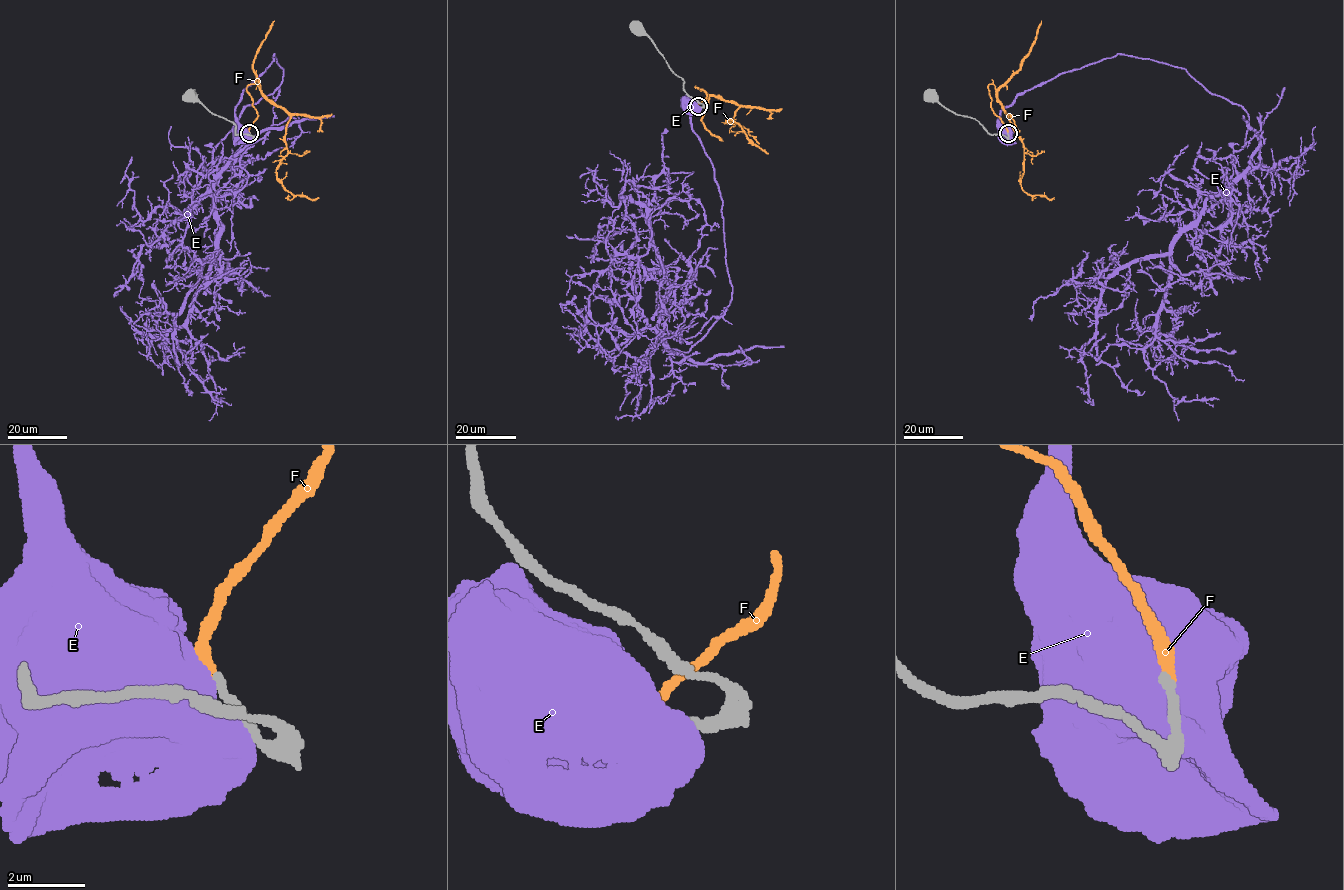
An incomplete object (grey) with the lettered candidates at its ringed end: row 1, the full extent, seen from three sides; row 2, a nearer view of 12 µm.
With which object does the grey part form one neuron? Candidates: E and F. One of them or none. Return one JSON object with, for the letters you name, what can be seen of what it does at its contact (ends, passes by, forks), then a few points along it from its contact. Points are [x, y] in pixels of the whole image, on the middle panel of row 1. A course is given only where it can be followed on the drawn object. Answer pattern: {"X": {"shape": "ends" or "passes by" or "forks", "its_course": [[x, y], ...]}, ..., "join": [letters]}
{"F": {"shape": "ends", "its_course": [[697, 107], [706, 94], [695, 86], [736, 103], [736, 122], [725, 122], [732, 119], [768, 153]]}, "join": ["F"]}

